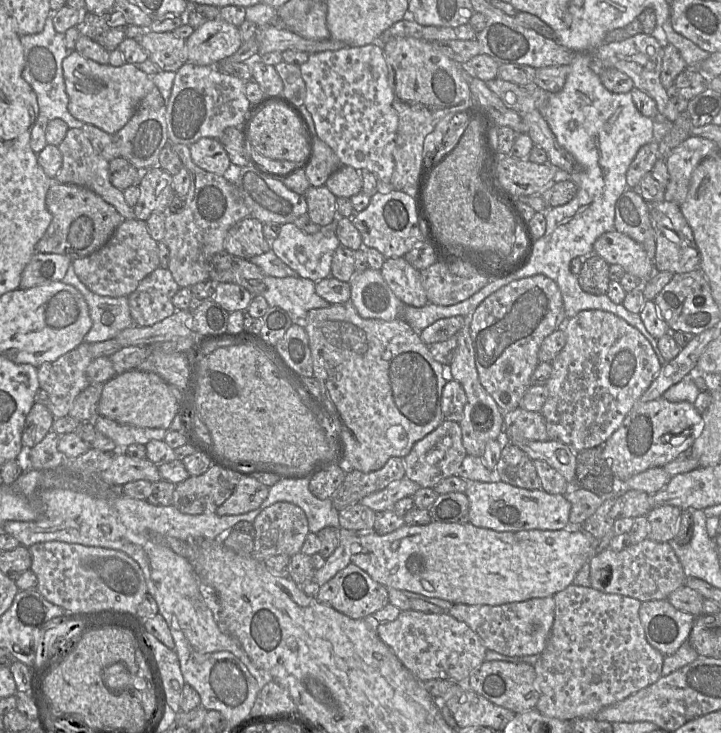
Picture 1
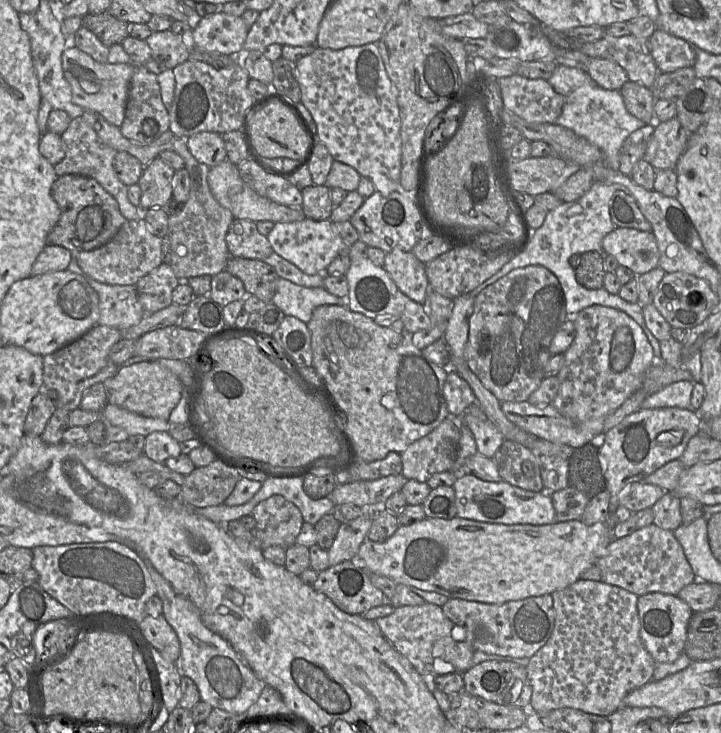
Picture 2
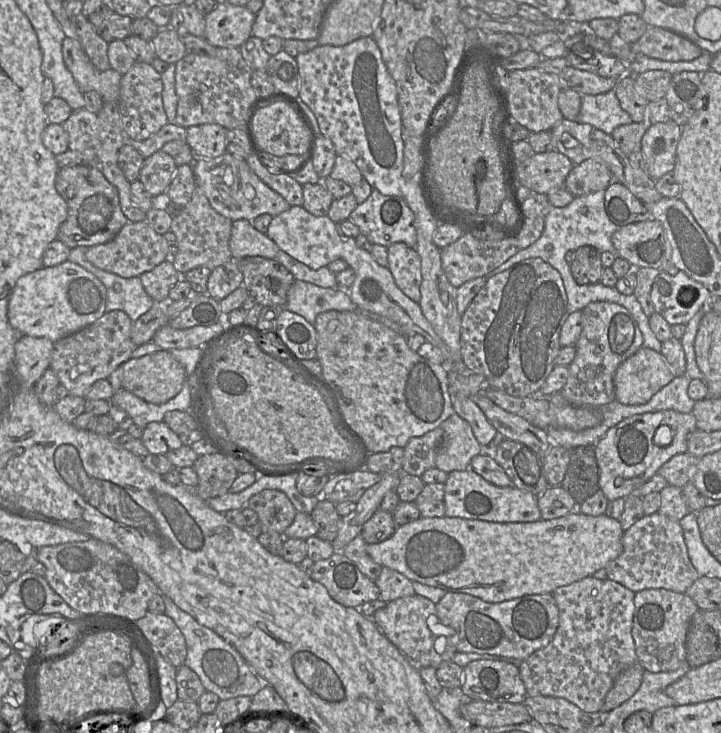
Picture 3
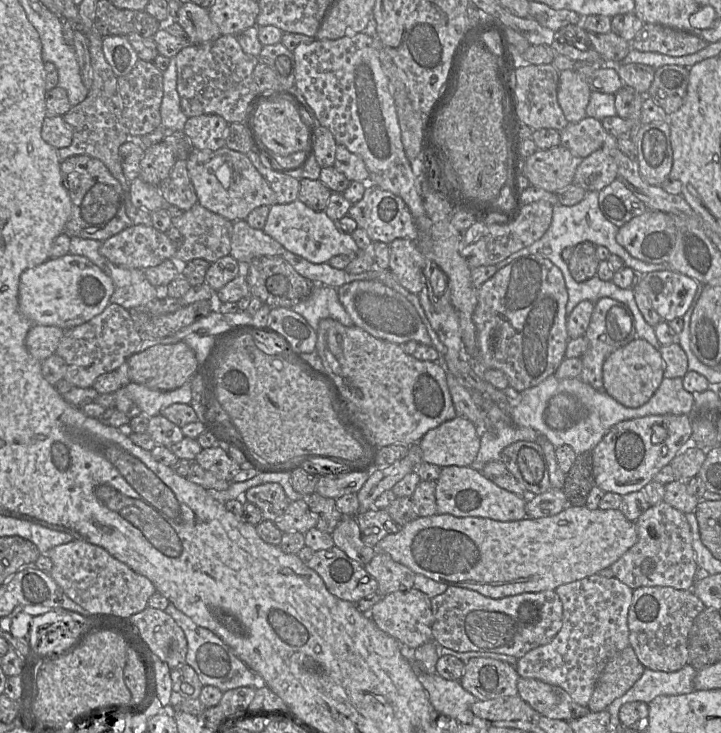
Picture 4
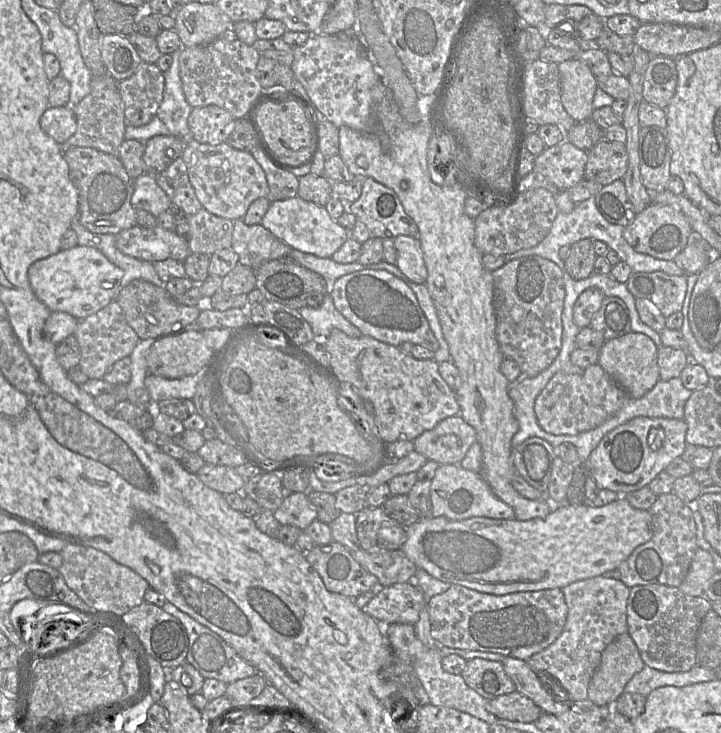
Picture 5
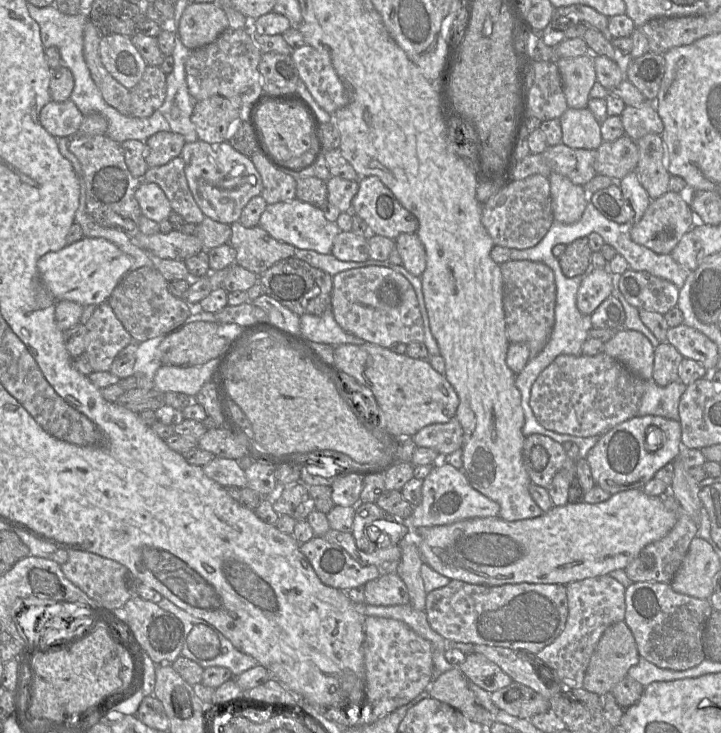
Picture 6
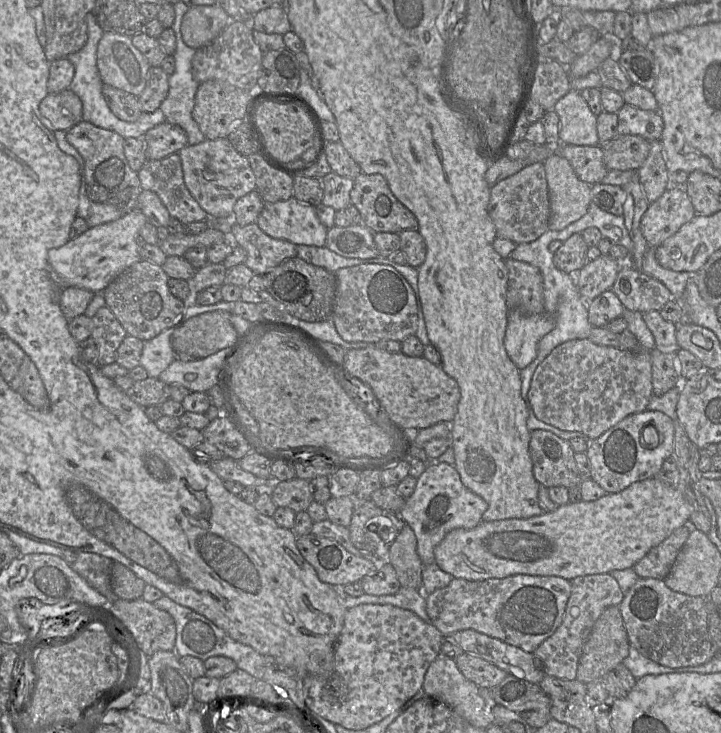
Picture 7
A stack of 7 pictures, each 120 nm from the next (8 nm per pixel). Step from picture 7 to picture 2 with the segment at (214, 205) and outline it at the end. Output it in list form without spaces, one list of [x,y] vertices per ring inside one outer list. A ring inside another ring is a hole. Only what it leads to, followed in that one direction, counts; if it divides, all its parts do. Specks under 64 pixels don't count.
[[[227,159],[210,168],[208,185],[217,202],[228,209],[235,219],[249,219],[253,222],[266,220],[278,223],[300,221],[306,217],[301,208],[285,206],[257,194],[241,179],[237,165]]]

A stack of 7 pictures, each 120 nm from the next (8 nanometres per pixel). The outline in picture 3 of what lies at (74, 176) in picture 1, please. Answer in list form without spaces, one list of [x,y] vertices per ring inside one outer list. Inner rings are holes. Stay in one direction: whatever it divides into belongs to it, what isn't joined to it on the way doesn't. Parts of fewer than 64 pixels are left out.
[[[103,102],[102,109],[97,113],[92,113],[85,108],[74,110],[62,126],[69,136],[69,146],[64,153],[55,156],[59,168],[85,165],[98,169],[117,188],[121,210],[127,219],[132,223],[147,220],[147,212],[132,203],[130,199],[131,183],[118,166],[118,153],[124,145],[125,136],[128,136],[123,128],[119,102]]]

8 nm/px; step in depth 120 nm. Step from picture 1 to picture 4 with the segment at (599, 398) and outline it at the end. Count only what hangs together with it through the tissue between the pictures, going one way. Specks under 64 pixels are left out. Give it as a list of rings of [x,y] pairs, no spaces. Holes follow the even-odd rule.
[[[601,298],[594,303],[591,319],[584,336],[588,340],[588,348],[581,356],[582,371],[579,378],[596,390],[603,390],[602,368],[606,358],[618,348],[638,338],[633,313],[626,304],[618,300]]]

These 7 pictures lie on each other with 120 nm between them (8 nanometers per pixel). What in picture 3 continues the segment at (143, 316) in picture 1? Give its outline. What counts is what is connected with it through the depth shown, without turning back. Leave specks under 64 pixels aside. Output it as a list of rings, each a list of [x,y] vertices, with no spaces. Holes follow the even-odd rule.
[[[166,259],[139,277],[146,293],[155,302],[161,302],[169,298],[170,289],[180,280],[182,275],[184,274],[178,273],[173,264]]]

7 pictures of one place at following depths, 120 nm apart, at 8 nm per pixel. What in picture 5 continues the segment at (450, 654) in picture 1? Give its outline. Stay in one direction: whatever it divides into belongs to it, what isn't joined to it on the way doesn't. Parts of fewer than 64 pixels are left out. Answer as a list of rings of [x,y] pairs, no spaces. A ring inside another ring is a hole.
[[[413,580],[378,587],[374,597],[360,609],[381,625],[414,625],[419,619],[420,611],[427,606],[427,600]]]

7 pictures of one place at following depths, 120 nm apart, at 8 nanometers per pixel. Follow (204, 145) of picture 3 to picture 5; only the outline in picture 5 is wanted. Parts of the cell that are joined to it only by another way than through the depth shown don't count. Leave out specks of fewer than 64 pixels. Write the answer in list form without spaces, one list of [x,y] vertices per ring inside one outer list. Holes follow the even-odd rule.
[[[216,105],[195,107],[188,117],[191,138],[199,143],[219,145],[226,142],[235,120],[227,110]]]

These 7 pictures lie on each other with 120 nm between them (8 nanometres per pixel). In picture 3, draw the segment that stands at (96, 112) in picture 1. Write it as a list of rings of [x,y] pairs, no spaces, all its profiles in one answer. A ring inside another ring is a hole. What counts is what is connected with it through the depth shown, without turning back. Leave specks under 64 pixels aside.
[[[65,37],[62,54],[67,69],[73,75],[82,93],[96,91],[104,103],[118,103],[122,75],[110,68],[99,71],[94,67],[79,40]]]

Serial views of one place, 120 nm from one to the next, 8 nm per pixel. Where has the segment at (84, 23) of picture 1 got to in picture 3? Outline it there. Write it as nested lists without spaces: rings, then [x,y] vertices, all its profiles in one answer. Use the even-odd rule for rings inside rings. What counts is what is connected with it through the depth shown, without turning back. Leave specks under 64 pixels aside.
[[[104,4],[88,16],[95,31],[108,43],[114,40],[124,40],[132,35],[133,19],[115,12],[109,4]]]

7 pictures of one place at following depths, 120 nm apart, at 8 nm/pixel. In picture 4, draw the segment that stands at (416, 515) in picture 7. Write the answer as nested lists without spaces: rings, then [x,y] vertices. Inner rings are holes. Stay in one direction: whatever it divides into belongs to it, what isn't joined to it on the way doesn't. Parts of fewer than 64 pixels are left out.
[[[471,466],[442,467],[436,480],[435,497],[437,514],[451,514],[456,517],[483,517],[497,521],[517,521],[527,518],[527,498],[507,491],[487,479]]]

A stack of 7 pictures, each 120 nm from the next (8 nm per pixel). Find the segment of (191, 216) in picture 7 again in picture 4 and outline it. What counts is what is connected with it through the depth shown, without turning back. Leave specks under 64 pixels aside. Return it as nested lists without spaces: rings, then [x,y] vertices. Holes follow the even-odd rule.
[[[177,160],[168,177],[159,185],[166,205],[174,205],[184,212],[198,203],[189,177],[186,160]]]

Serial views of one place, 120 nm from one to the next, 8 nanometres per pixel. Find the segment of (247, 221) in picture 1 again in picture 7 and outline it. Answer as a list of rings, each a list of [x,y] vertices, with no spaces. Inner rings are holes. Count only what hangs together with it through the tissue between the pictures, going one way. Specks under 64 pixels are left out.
[[[256,223],[246,226],[233,224],[230,229],[230,241],[246,251],[244,264],[255,275],[264,275],[286,258],[297,256],[297,245],[270,237]]]

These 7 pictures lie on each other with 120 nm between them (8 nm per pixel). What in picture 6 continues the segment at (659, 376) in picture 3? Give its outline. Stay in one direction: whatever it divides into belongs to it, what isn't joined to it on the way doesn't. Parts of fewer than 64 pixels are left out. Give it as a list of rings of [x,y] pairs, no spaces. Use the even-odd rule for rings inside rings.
[[[619,329],[604,345],[604,352],[621,362],[634,375],[650,381],[653,375],[654,347],[636,330]]]

